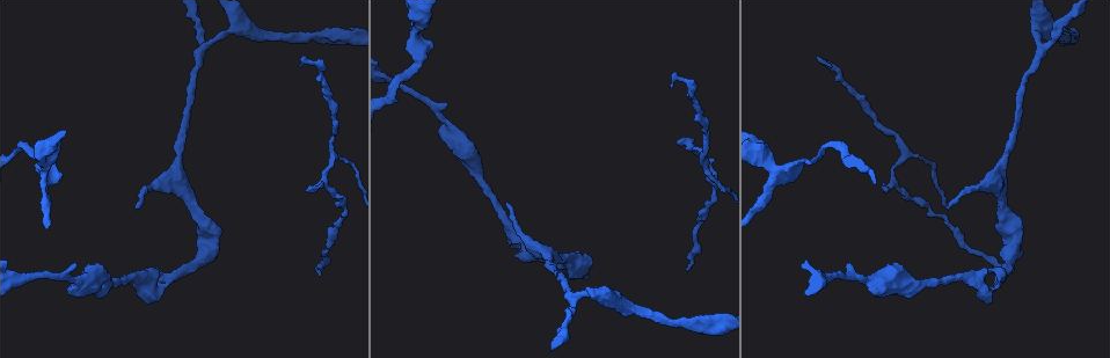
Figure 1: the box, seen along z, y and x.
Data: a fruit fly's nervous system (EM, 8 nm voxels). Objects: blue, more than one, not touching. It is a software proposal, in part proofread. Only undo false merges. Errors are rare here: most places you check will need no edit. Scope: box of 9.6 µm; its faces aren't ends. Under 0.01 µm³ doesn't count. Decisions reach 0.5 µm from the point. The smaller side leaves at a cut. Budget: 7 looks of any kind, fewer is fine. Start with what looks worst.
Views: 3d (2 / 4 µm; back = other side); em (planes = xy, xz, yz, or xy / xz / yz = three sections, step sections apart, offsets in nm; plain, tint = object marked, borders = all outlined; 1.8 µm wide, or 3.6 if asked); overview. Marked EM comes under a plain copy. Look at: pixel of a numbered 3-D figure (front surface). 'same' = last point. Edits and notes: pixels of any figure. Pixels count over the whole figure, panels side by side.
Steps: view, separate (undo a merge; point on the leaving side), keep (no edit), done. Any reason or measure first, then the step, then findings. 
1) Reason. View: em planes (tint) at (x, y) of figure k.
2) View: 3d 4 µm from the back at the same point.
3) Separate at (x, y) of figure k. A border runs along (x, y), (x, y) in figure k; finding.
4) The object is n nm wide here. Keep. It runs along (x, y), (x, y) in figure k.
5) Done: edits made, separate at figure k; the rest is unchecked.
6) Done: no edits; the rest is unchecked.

View: em planes (borders) at (344, 218) of figure 1.

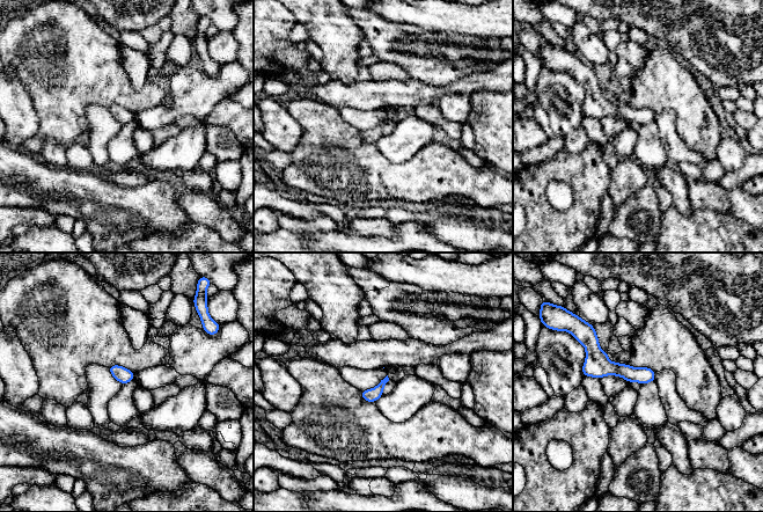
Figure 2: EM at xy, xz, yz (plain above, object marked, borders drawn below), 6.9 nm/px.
Keep. Continuous, no second cell.

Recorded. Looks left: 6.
Thin neck. View: 3d 4 µm at (164, 283) of figure 1.

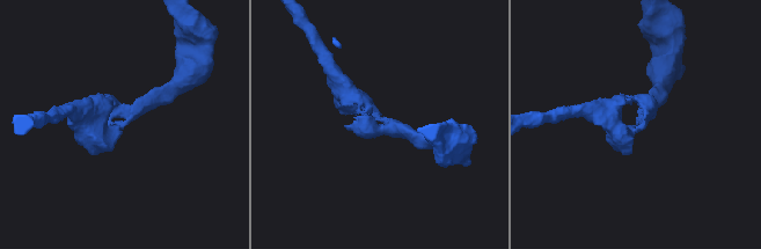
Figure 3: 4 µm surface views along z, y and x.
The arms are 220, 300 nm wide. View: em 3.6 µm planes (tint) at (126, 121) of figure 3.

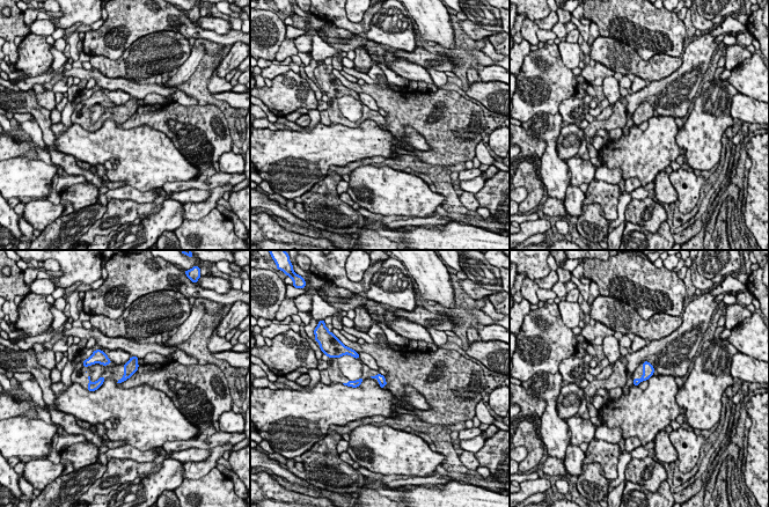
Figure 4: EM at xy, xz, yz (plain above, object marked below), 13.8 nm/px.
Keep. Continuous, no second cell.

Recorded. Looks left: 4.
Arms part here. View: 3d 2 µm at (86, 280) of figure 1.

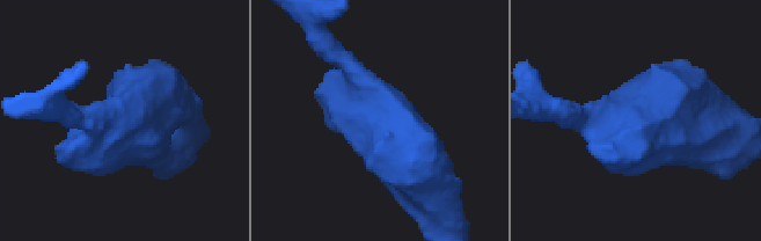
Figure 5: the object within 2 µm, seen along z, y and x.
View: em 3.6 µm planes (tint) at (620, 121) of figure 5.

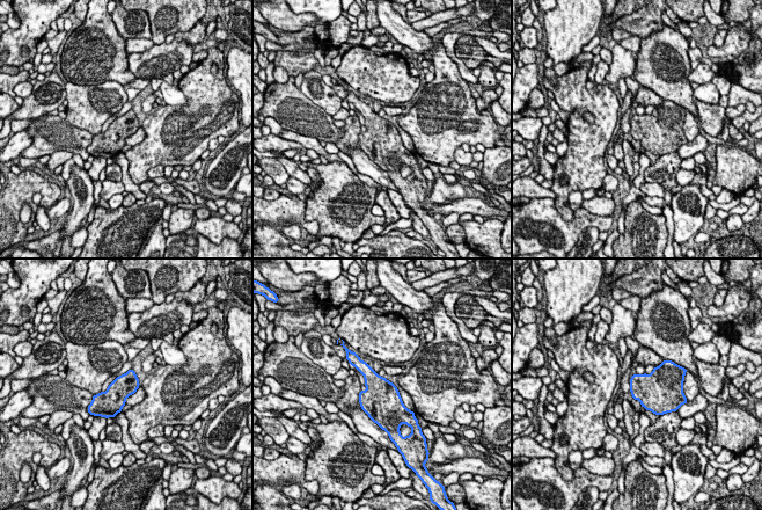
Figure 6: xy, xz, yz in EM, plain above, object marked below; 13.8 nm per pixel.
Keep. One cell here.

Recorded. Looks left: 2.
Done: no edits; the rest is unchecked.

